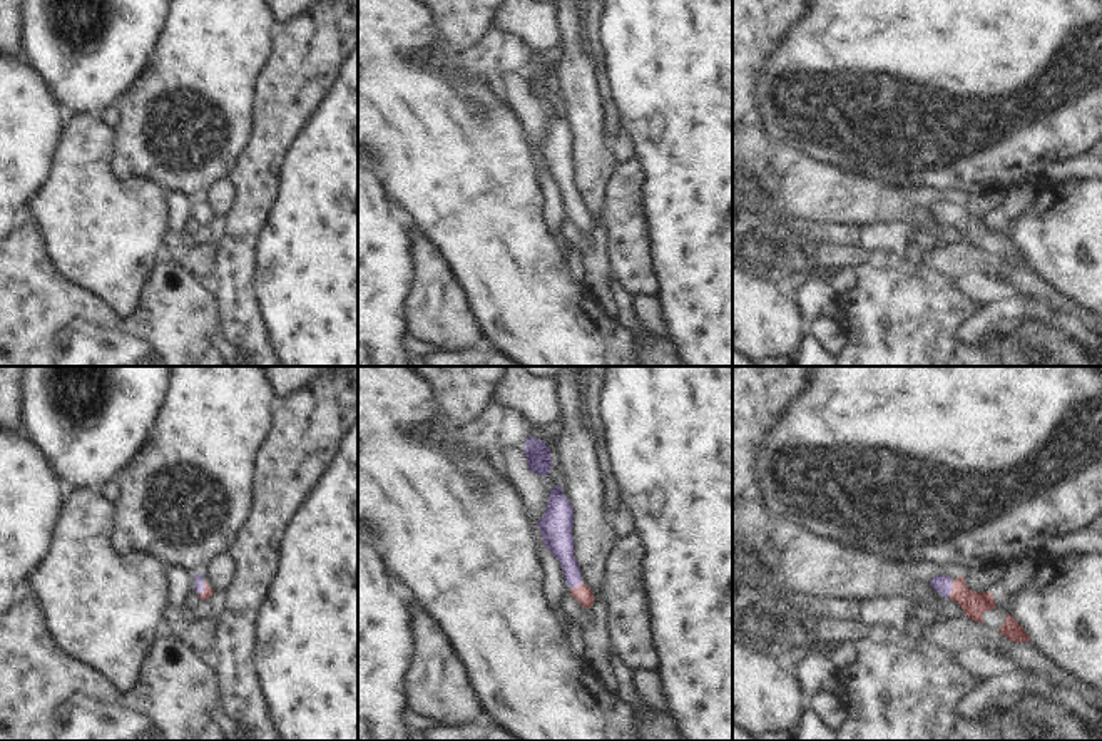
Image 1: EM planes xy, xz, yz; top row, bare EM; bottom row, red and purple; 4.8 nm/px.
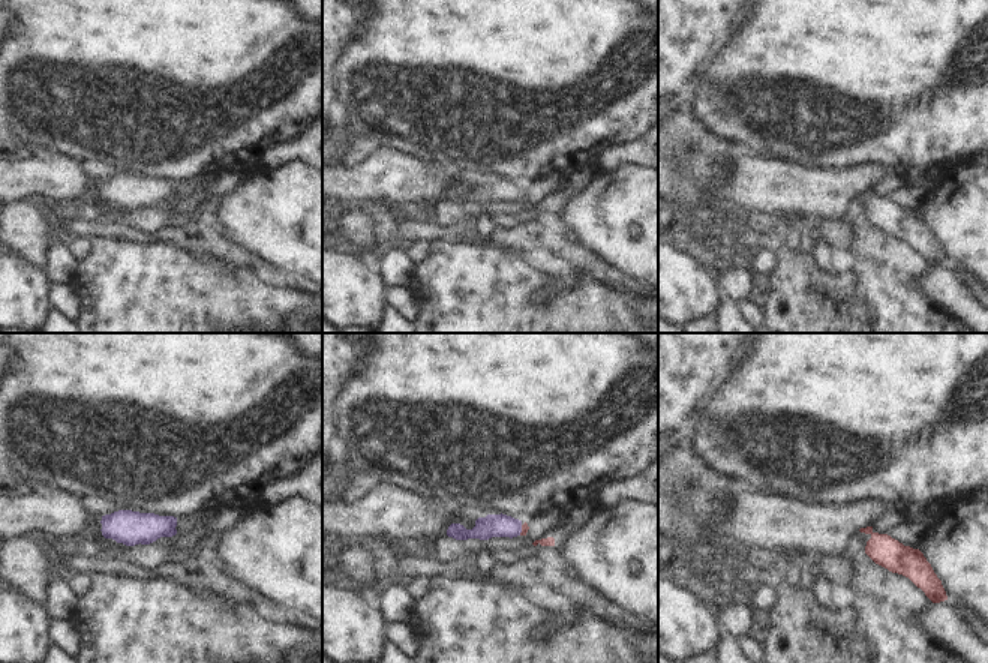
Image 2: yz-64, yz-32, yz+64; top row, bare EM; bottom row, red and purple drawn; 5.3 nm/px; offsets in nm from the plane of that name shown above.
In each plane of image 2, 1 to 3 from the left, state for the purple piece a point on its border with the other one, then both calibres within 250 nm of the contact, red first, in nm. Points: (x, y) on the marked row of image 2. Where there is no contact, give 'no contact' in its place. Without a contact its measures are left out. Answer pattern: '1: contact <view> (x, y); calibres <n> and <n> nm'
1: no contact
2: contact yz-32 (522, 530); calibres 40 and 130 nm
3: no contact

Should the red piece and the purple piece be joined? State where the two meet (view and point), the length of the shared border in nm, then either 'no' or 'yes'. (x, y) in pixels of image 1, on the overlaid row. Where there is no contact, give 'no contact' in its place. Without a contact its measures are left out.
contact yz (952, 589); length 90 nm; yes

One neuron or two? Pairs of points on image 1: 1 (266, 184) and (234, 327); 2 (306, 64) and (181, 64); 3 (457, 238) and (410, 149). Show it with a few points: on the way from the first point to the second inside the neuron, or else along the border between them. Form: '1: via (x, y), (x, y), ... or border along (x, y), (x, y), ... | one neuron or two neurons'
1: via (244, 219), (236, 248), (236, 291) | one neuron
2: border along (275, 25), (270, 57), (256, 79), (251, 101) | two neurons
3: via (457, 216), (457, 208), (432, 171) | one neuron

